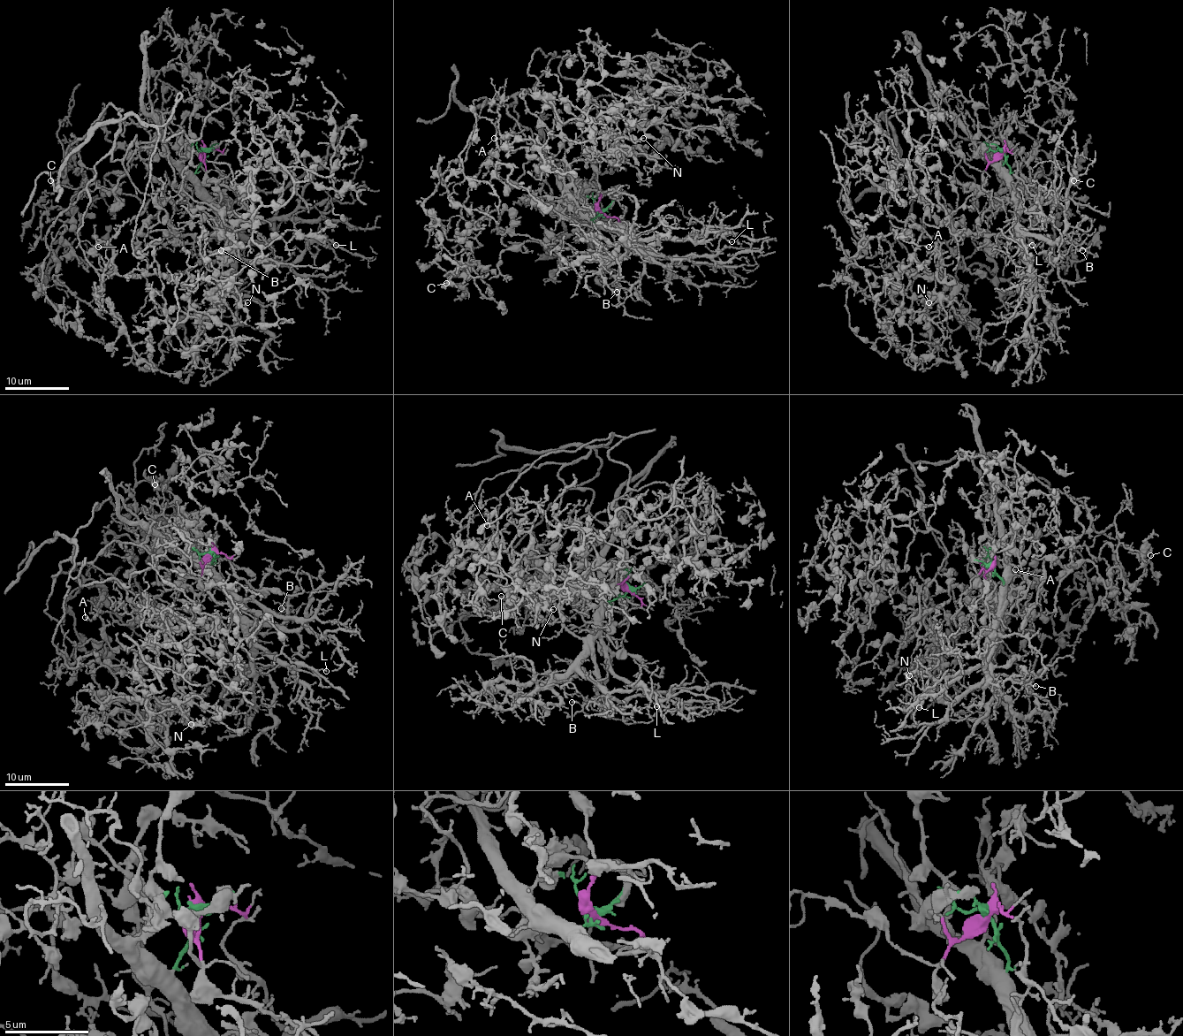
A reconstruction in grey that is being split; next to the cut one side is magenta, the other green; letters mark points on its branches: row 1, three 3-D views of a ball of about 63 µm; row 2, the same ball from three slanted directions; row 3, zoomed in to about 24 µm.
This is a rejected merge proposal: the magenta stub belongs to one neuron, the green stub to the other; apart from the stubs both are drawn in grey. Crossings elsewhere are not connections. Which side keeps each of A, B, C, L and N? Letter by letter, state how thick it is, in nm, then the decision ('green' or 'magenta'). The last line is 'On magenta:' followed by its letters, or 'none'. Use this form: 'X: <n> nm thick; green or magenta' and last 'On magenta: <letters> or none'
A: 160 nm thick; magenta
B: 170 nm thick; green
C: 130 nm thick; magenta
L: 130 nm thick; green
N: 140 nm thick; magenta
On magenta: A, C, N

